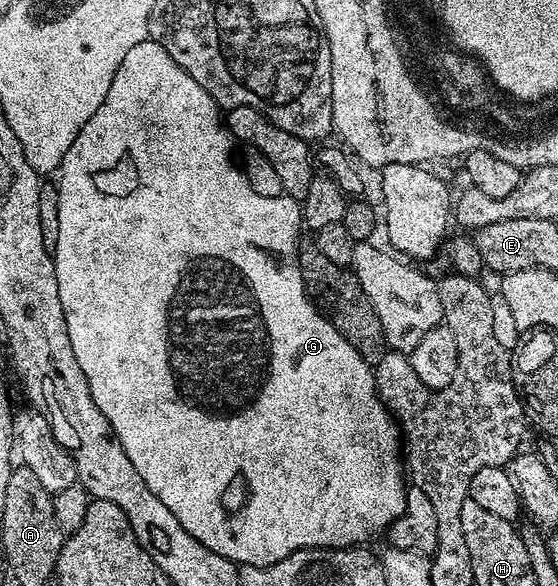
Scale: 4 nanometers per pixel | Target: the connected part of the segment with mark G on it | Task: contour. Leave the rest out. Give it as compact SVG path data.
M146 41L135 45L135 49L130 49L127 57L123 57L123 65L119 65L115 81L111 81L111 89L107 89L107 97L103 97L103 105L95 109L91 121L83 125L71 149L67 149L63 157L61 170L55 179L59 193L59 241L51 248L51 254L55 277L59 281L59 301L63 301L63 317L67 321L67 337L71 337L71 349L75 349L75 361L79 361L79 369L83 369L83 377L87 377L87 385L91 389L95 405L101 410L103 417L107 417L114 437L119 441L119 445L123 445L127 457L131 457L131 465L139 469L139 477L147 481L147 489L151 489L151 493L155 493L155 497L159 497L159 501L163 501L163 505L167 505L167 509L175 513L179 525L183 525L183 529L191 533L195 541L207 545L211 553L219 553L219 557L227 557L231 562L246 567L270 567L275 565L275 561L283 561L283 557L308 547L336 549L368 544L372 535L377 535L380 531L382 534L401 515L405 508L407 479L403 474L403 443L399 438L398 424L377 395L376 382L373 380L374 368L357 352L355 345L351 345L351 341L343 337L343 333L339 333L339 329L329 324L329 320L317 310L316 303L305 292L297 260L297 234L303 231L301 203L284 193L279 197L259 197L259 193L251 189L244 170L235 162L235 155L233 159L232 153L229 152L229 143L231 144L231 136L223 122L222 112L207 93L207 89L203 89L203 85L199 85L199 81L195 81L191 73L175 65L167 49L163 49L158 43Z

